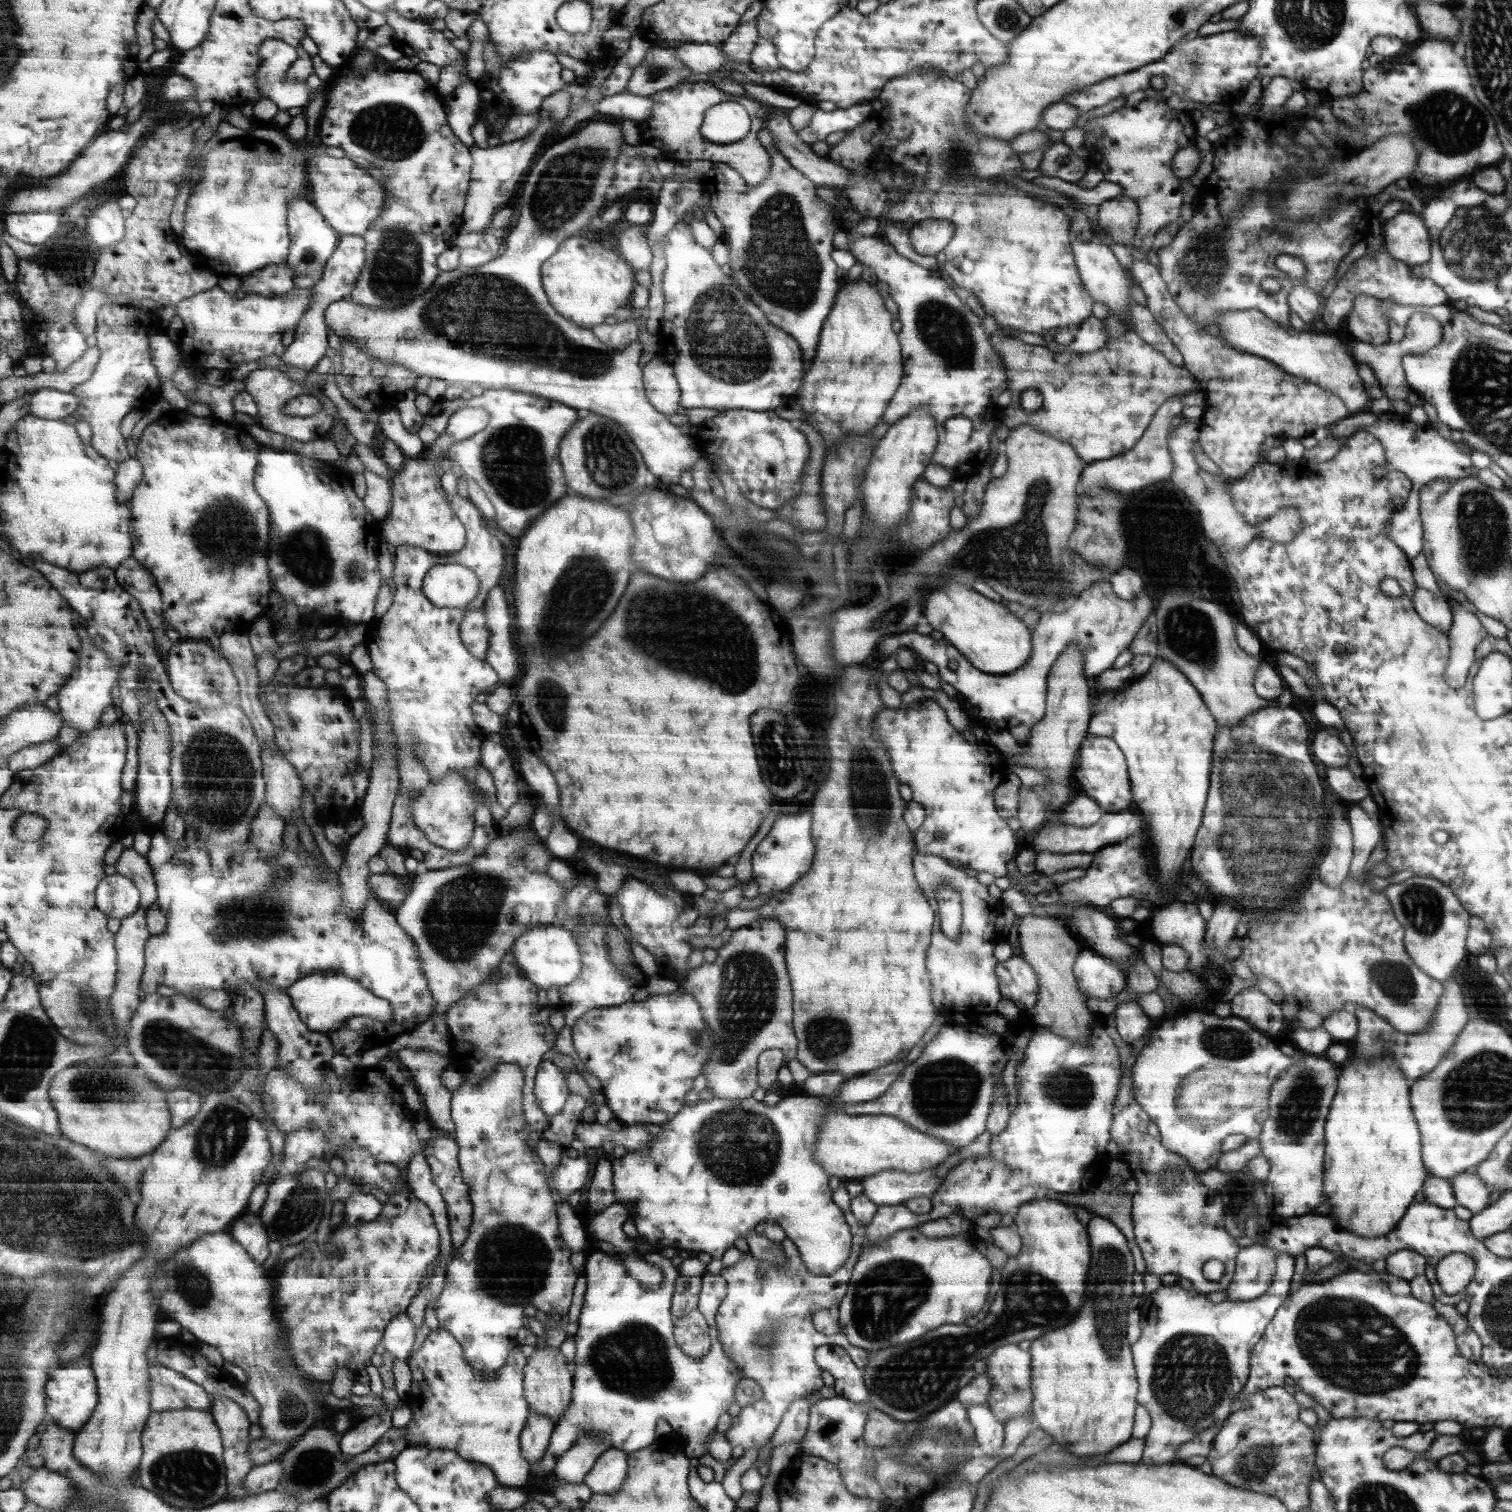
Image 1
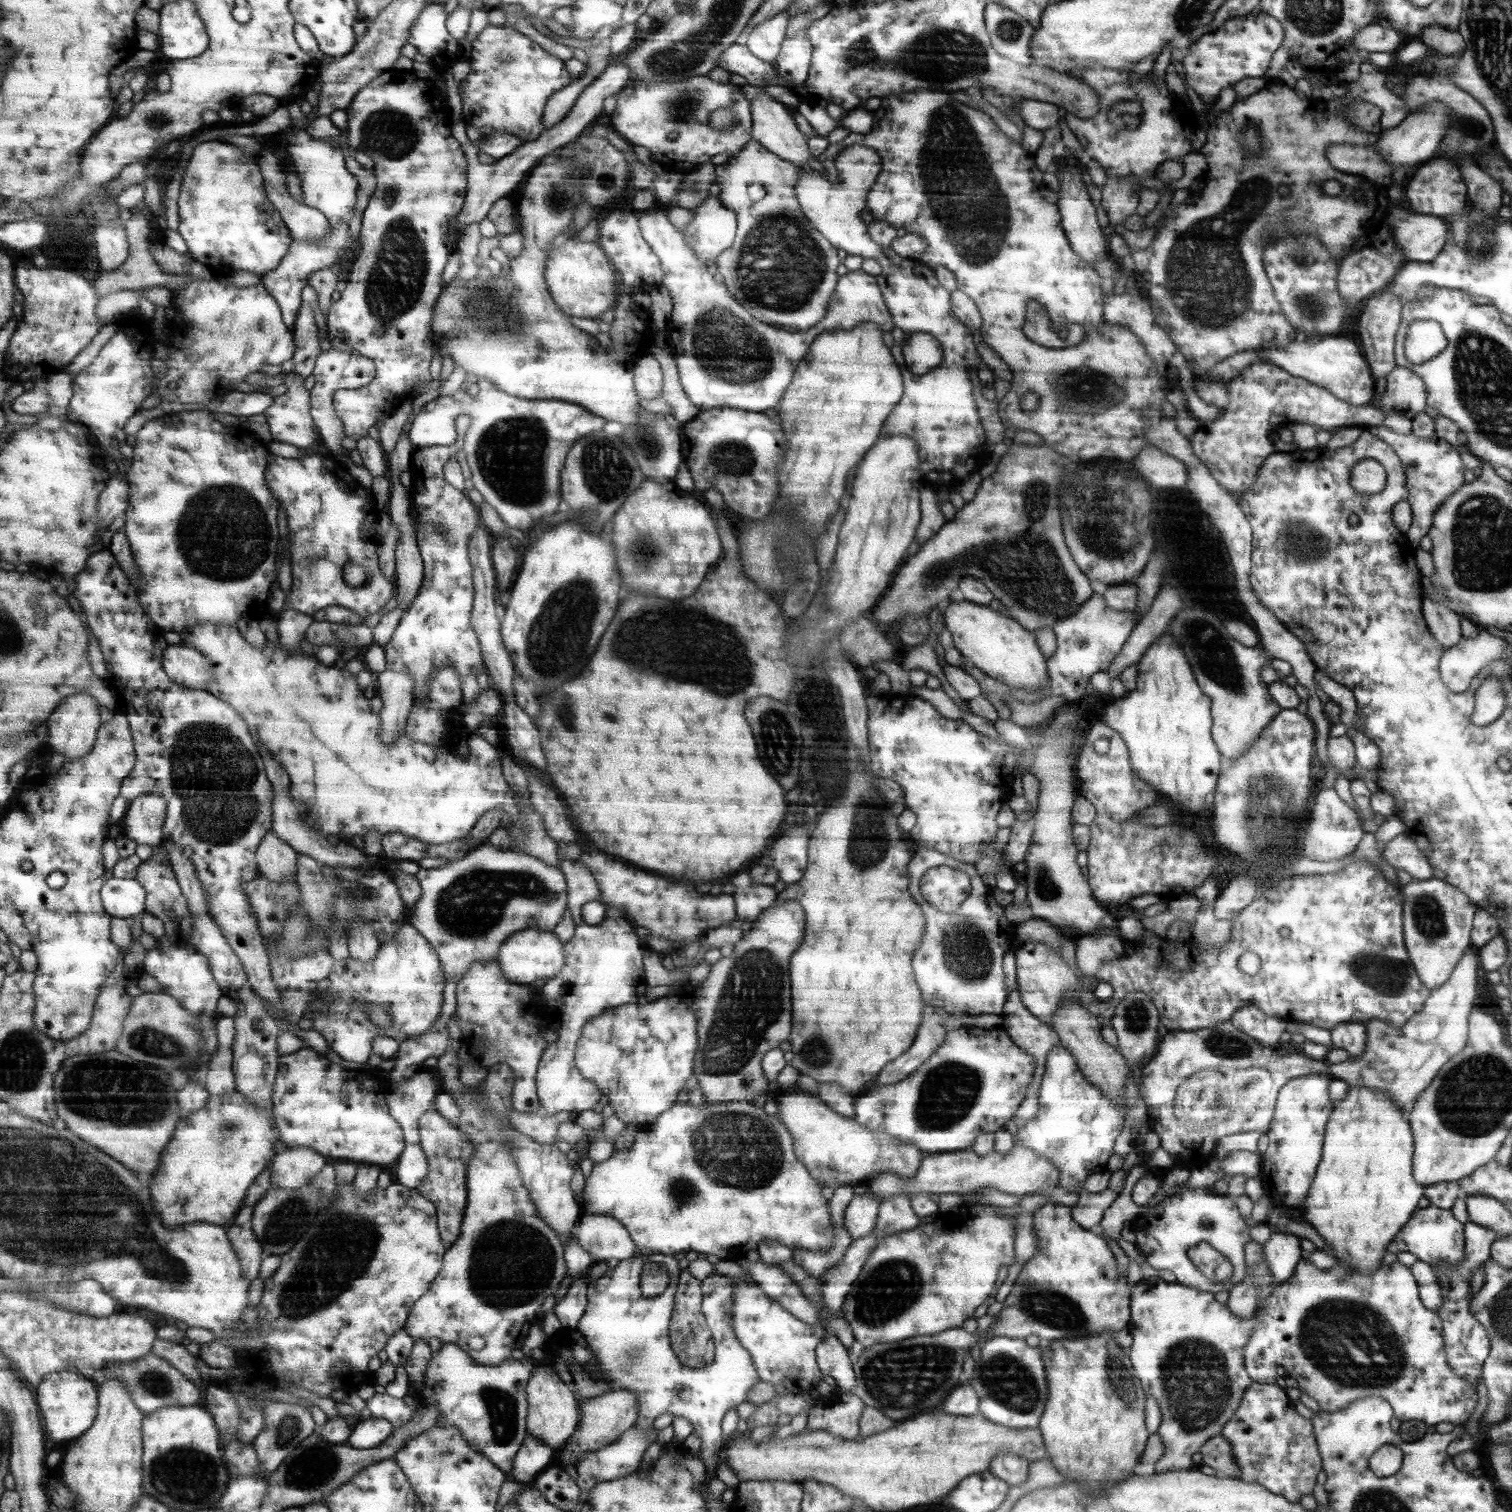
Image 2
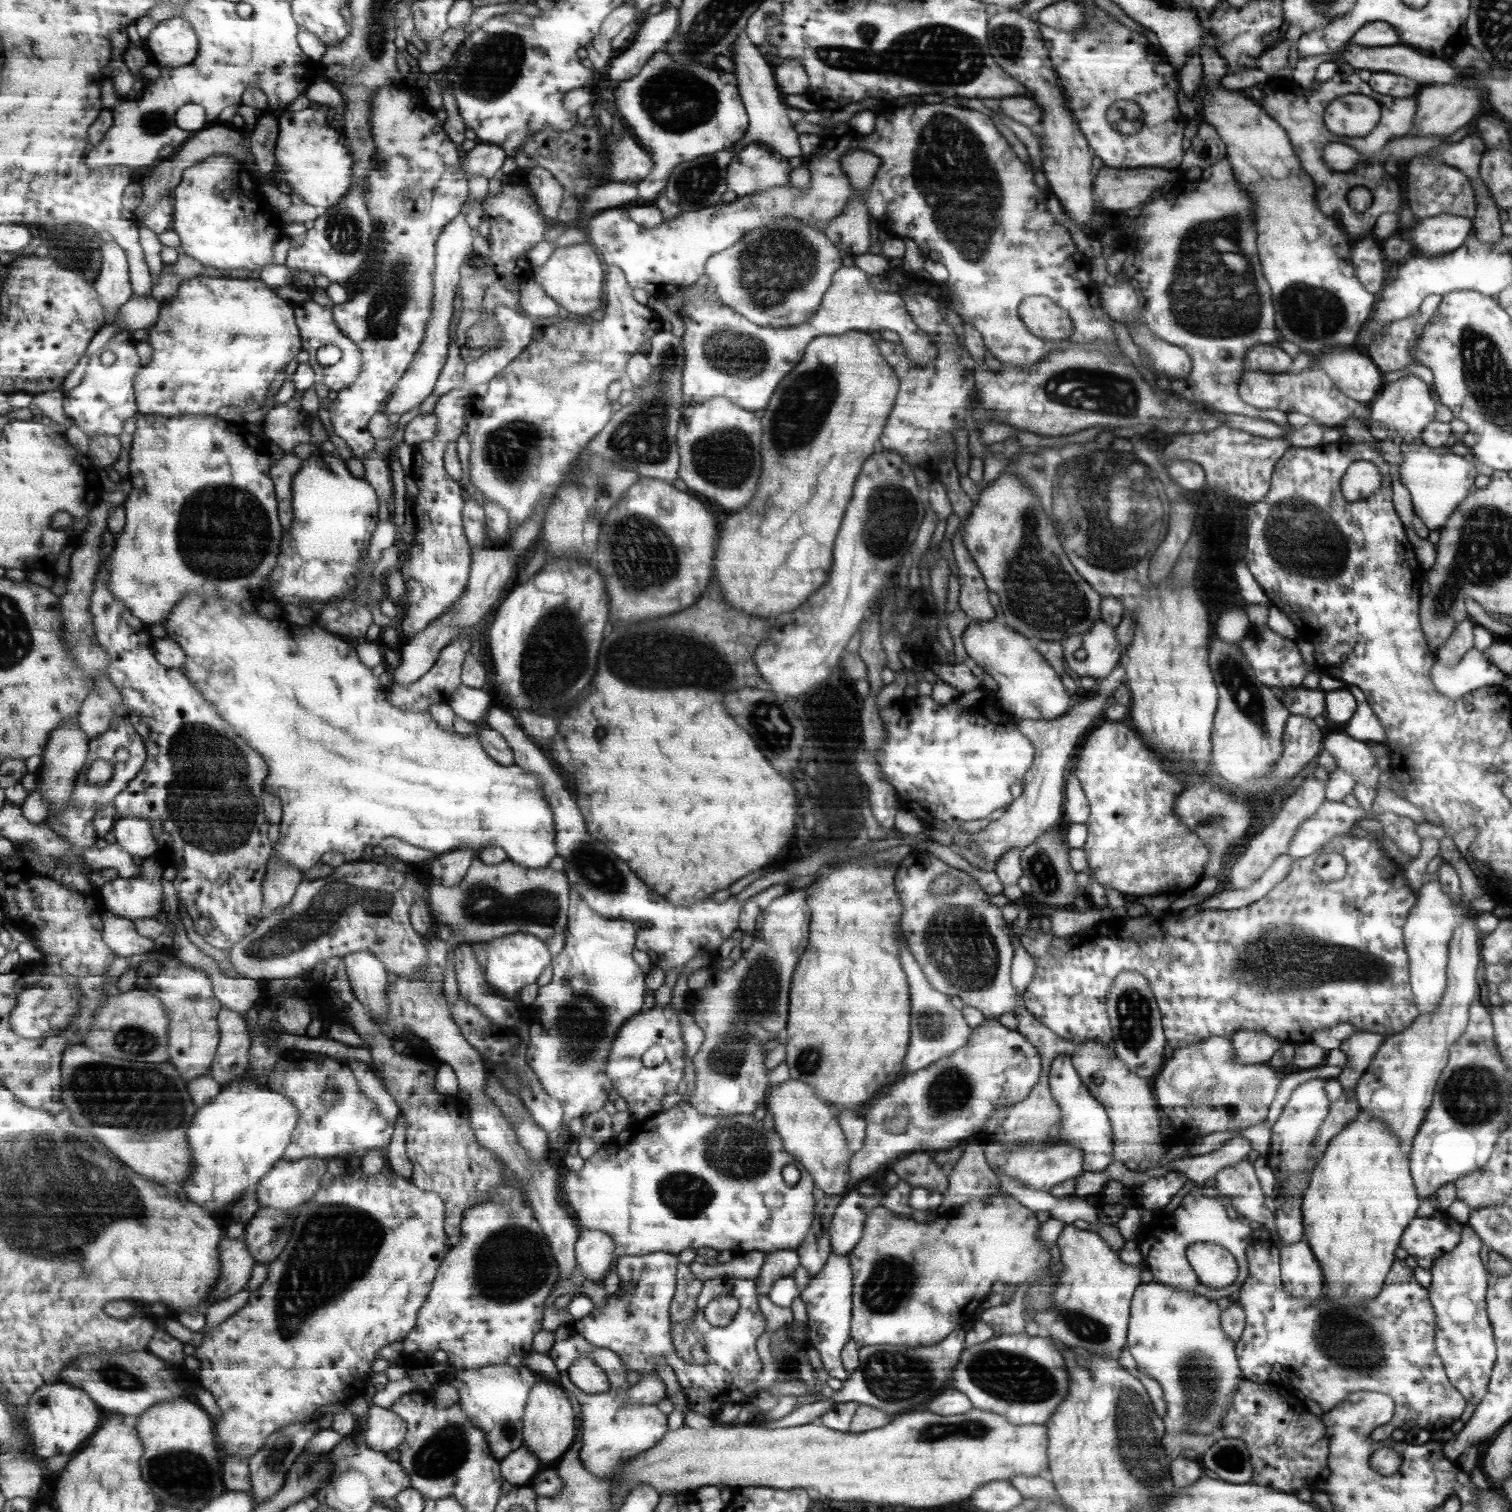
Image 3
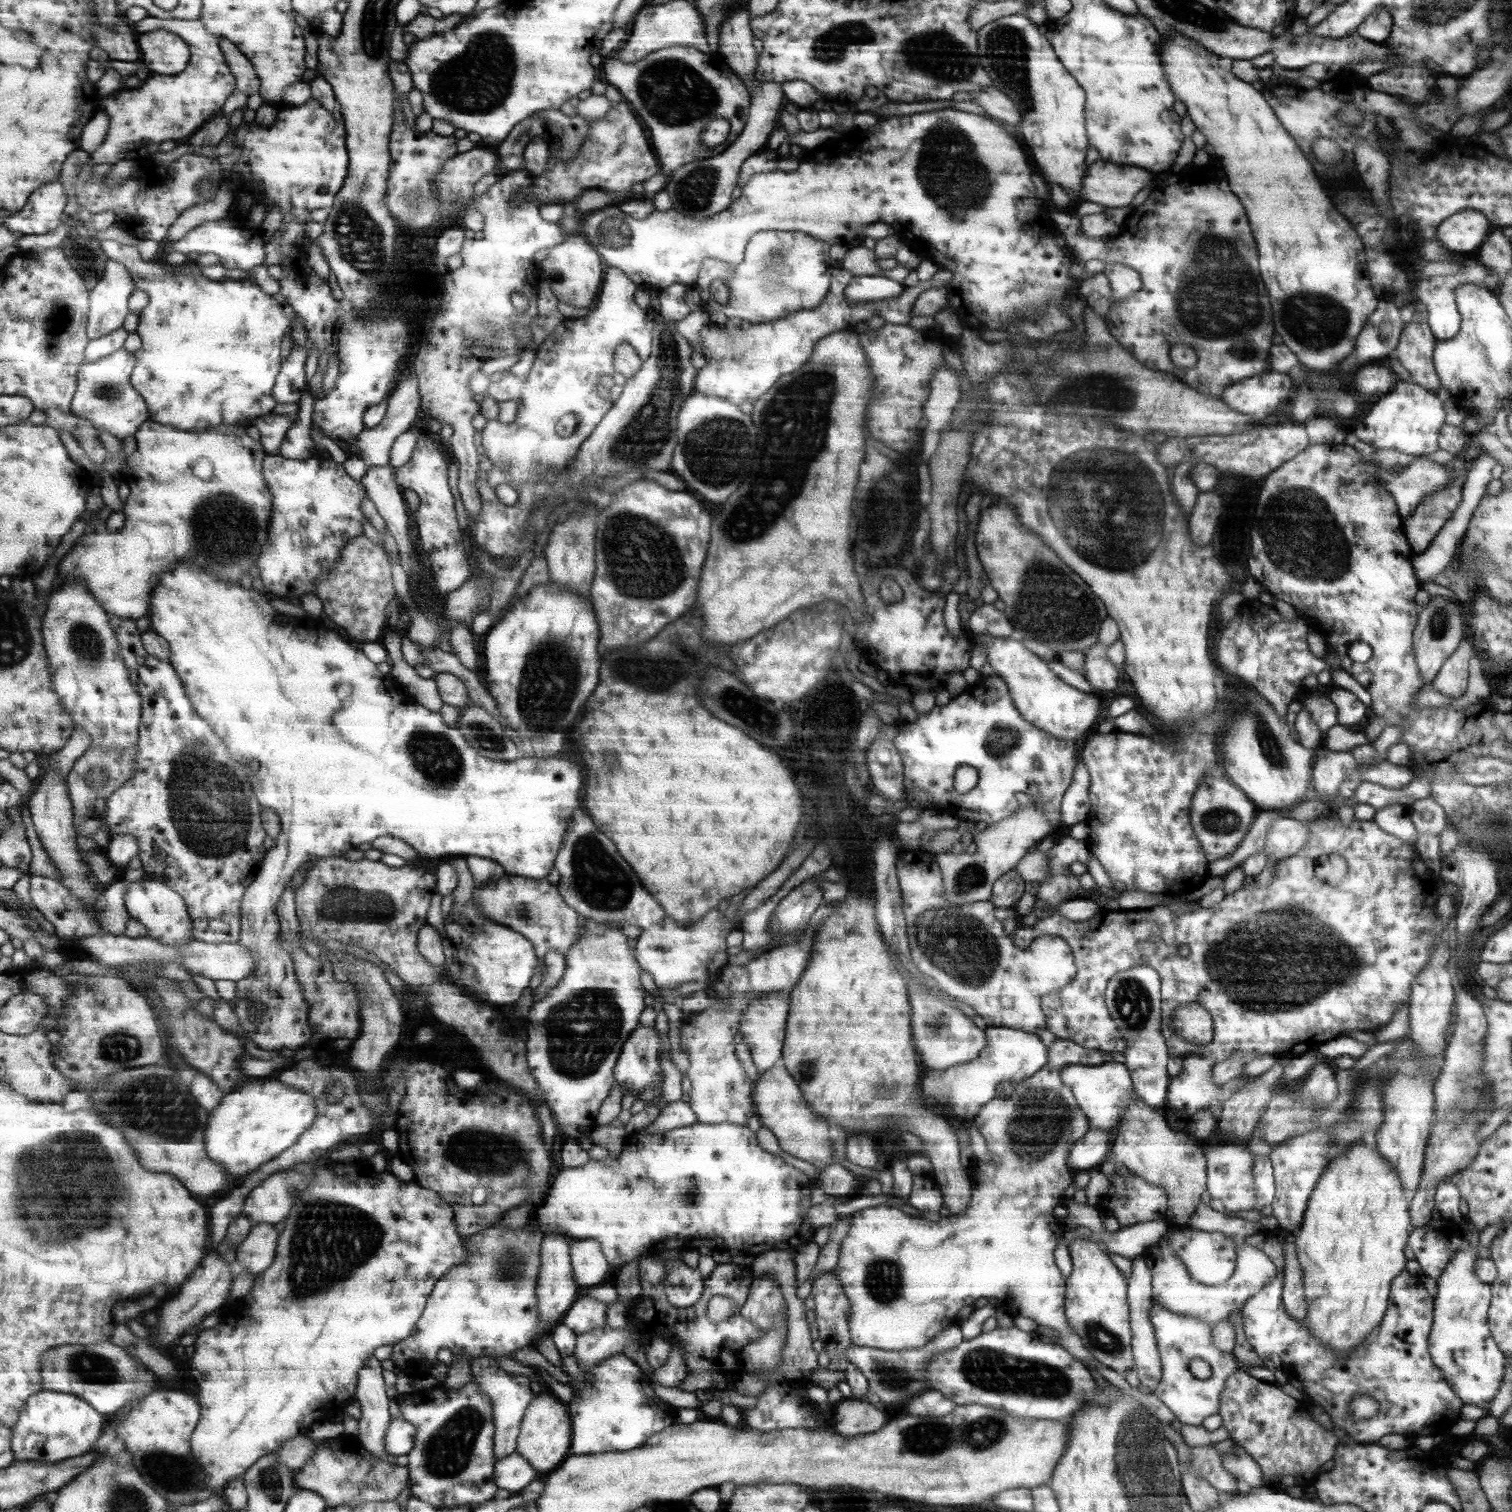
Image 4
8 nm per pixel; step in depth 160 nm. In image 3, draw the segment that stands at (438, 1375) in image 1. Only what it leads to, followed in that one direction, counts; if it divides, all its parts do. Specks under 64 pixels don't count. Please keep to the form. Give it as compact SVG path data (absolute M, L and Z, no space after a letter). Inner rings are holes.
M507 1364L484 1366L479 1369L449 1367L440 1376L440 1383L448 1383L458 1390L458 1404L475 1426L486 1434L494 1457L503 1461L509 1454L525 1445L524 1416L531 1389L541 1376L526 1364L513 1368Z

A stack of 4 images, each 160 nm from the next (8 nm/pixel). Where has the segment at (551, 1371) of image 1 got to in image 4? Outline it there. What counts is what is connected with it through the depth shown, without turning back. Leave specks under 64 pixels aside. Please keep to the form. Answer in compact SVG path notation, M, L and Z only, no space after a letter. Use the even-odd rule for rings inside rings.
M546 1389L531 1401L526 1410L517 1453L522 1454L543 1476L546 1476L573 1454L573 1429L572 1414L567 1404Z

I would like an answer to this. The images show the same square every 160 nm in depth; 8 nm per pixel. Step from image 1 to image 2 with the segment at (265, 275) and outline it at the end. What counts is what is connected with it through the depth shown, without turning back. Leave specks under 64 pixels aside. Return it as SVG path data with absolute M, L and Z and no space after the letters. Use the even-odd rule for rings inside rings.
M342 222L340 226L333 226L329 236L318 242L299 242L295 240L288 256L271 272L261 276L261 282L279 303L284 323L293 331L302 305L302 292L308 285L308 278L312 272L322 268L336 268L337 263L350 260L352 240L350 239L350 223Z

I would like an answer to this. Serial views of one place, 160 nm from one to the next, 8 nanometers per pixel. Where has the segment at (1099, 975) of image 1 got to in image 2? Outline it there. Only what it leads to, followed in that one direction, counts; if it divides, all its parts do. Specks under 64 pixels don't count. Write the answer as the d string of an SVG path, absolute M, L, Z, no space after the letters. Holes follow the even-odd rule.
M1105 927L1097 934L1081 935L1074 947L1076 967L1082 974L1096 978L1098 968L1124 954L1123 939L1117 930Z

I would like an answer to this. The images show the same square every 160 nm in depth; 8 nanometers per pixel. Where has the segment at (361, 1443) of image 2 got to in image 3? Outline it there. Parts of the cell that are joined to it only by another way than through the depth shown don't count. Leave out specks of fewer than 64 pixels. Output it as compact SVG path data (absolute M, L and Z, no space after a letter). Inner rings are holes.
M373 1405L364 1433L369 1448L386 1453L399 1448L407 1434L407 1422L392 1410Z

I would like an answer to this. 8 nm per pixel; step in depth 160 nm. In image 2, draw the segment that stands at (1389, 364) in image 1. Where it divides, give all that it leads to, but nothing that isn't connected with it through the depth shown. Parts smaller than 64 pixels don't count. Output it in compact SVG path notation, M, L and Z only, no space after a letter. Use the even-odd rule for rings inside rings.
M1434 320L1413 321L1406 329L1404 355L1413 365L1431 360L1447 345L1440 324ZM1395 365L1385 376L1386 387L1382 397L1376 401L1377 408L1384 416L1403 416L1411 420L1417 413L1423 412L1425 402L1425 387L1423 381L1414 372L1405 367Z

